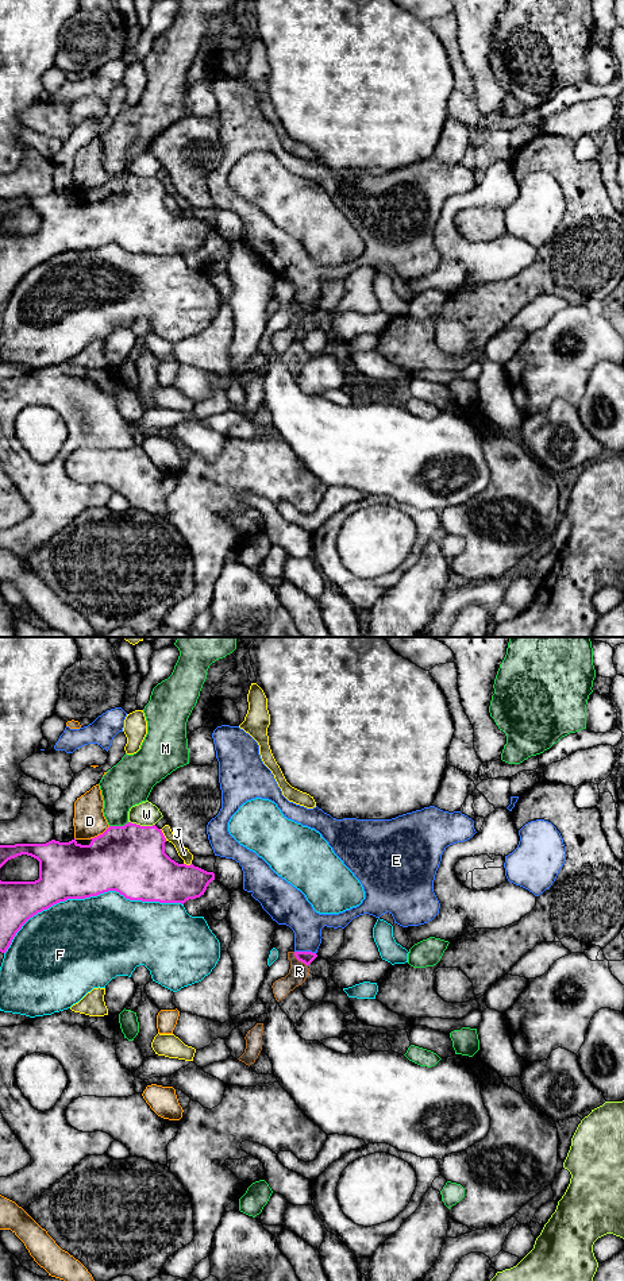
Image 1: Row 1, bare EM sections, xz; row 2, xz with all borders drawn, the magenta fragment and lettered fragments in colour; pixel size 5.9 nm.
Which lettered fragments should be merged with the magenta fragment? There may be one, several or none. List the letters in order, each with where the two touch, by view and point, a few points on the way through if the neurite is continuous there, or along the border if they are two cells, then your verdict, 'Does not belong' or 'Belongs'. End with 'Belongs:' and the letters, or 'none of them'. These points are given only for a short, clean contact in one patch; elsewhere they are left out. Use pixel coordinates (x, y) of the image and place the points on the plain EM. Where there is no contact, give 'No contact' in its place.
D: Touches magenta at xz (100, 186). Does not belong
E: Touches magenta at xz (305, 304). Does not belong
F: Touches magenta at xz (88, 249). Does not belong
J: Touches magenta at xz (162, 186). Does not belong
M: Touches magenta at xz (119, 178). Does not belong
R: Touches magenta at xz (299, 312). Boundary: xz (293, 304), (307, 317). Does not belong
W: Touches magenta at xz (142, 178). Boundary: xz (128, 173), (137, 177), (154, 177). Does not belong
Belongs: none of them

